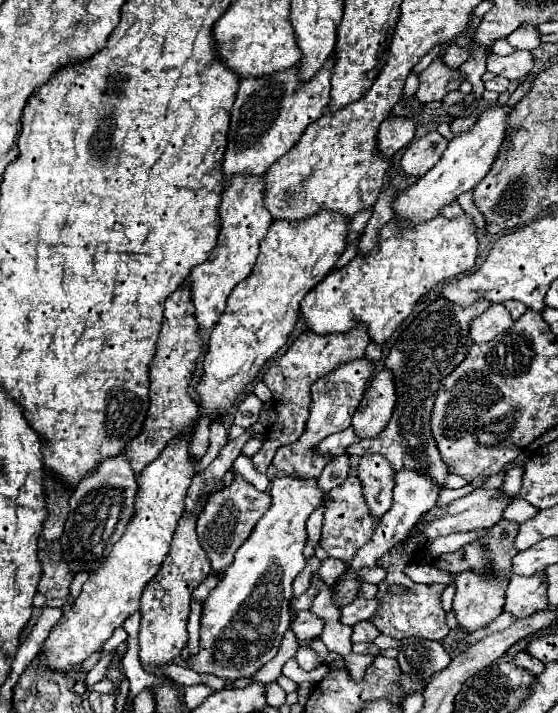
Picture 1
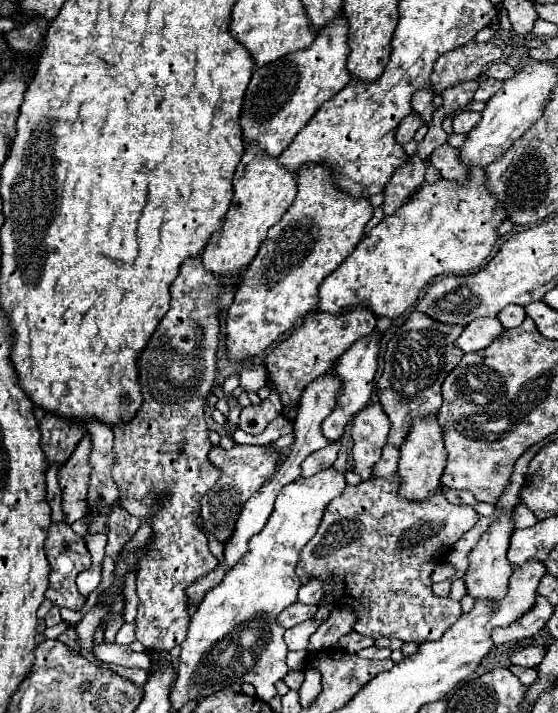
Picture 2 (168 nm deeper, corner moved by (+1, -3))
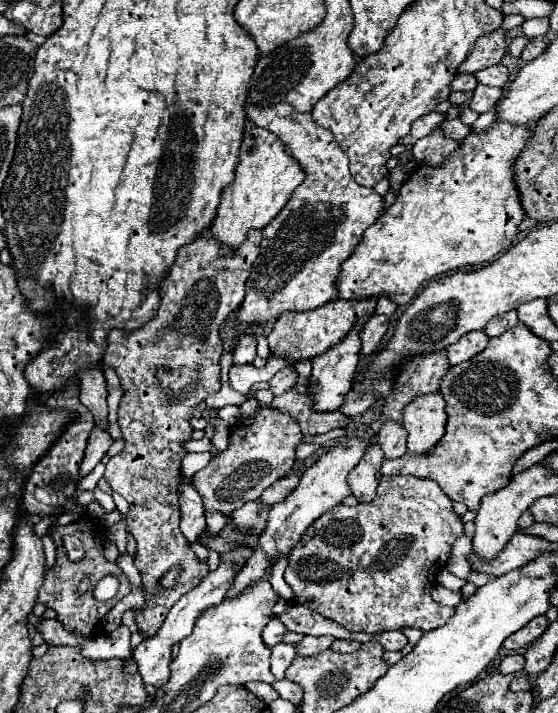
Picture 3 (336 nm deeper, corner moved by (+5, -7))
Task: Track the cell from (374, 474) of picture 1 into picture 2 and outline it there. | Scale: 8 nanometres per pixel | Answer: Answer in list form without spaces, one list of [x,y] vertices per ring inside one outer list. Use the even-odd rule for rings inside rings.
[[[386,445],[382,449],[382,457],[378,459],[378,463],[372,469],[372,477],[392,477],[396,473],[398,457],[400,457],[400,453],[396,451],[396,447]]]

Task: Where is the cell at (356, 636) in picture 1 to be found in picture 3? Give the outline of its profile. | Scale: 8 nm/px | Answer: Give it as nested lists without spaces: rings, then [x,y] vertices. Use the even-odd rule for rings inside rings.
[[[334,641],[330,645],[330,649],[336,653],[354,653],[360,649],[360,643],[356,643],[356,641]]]

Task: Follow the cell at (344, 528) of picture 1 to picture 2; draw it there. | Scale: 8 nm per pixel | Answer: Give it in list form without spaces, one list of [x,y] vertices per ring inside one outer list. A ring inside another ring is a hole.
[[[396,475],[392,479],[368,479],[368,481],[362,481],[358,485],[348,485],[342,495],[338,499],[332,499],[324,511],[324,517],[322,517],[322,523],[316,531],[316,535],[306,543],[306,547],[302,549],[302,555],[300,555],[300,563],[298,563],[298,569],[296,569],[296,575],[300,577],[300,581],[308,581],[310,577],[320,577],[324,581],[324,593],[334,593],[336,597],[336,603],[338,605],[350,605],[356,609],[358,613],[358,621],[354,625],[354,631],[358,631],[360,635],[368,635],[372,639],[380,639],[380,637],[394,637],[394,639],[400,639],[400,641],[414,641],[414,643],[426,643],[426,641],[438,641],[444,631],[456,623],[456,619],[460,617],[460,603],[452,601],[452,599],[444,599],[444,597],[438,597],[434,595],[432,590],[432,581],[430,581],[430,573],[434,571],[434,567],[440,563],[442,555],[468,531],[472,529],[480,515],[474,511],[472,505],[452,505],[446,501],[444,493],[438,491],[430,501],[426,503],[412,503],[412,501],[406,501],[406,499],[400,499],[396,495],[396,487],[398,487],[398,479]]]

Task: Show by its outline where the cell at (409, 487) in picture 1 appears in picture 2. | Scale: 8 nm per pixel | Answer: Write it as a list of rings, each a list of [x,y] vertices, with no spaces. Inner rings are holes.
[[[416,419],[412,425],[412,435],[408,435],[408,443],[400,447],[400,461],[398,461],[398,477],[400,477],[400,489],[398,495],[408,501],[426,501],[432,495],[440,491],[440,475],[444,471],[446,463],[446,451],[444,451],[444,439],[438,425],[438,419]]]

